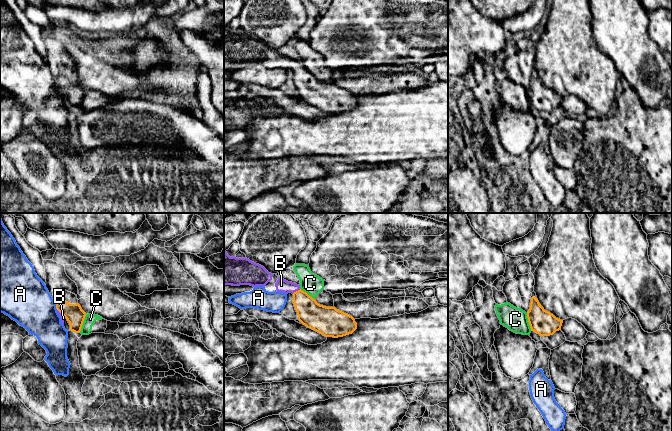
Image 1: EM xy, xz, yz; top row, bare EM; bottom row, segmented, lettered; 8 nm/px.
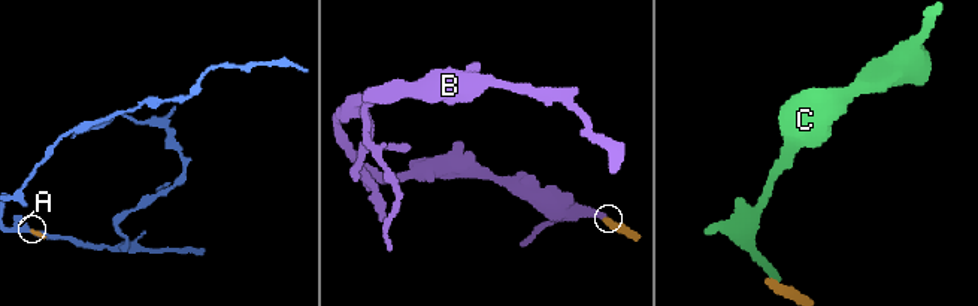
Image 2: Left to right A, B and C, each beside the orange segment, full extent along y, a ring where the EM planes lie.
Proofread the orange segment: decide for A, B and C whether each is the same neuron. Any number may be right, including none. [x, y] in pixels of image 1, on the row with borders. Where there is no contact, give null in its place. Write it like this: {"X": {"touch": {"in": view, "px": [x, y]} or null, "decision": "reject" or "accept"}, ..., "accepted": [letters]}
{"A": {"touch": {"in": "xy", "px": [56, 306]}, "decision": "reject"}, "B": {"touch": {"in": "xz", "px": [296, 291]}, "decision": "accept"}, "C": {"touch": {"in": "xy", "px": [82, 323]}, "decision": "reject"}, "accepted": ["B"]}

